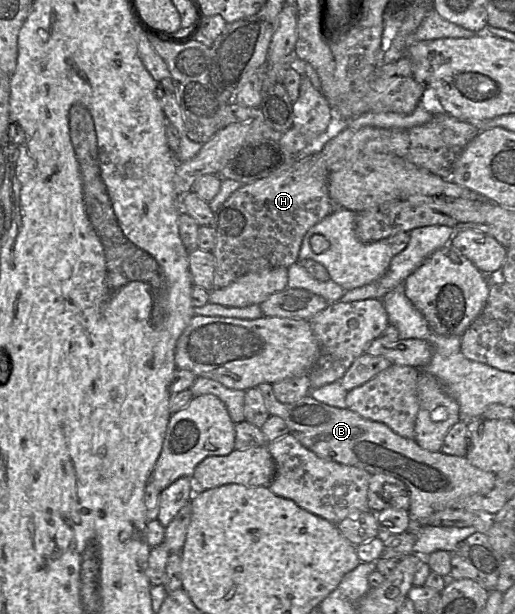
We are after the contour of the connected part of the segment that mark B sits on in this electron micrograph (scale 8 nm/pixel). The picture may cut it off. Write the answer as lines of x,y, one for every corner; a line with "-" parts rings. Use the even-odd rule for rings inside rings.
272,384
257,386
270,415
281,417
293,434
317,456
351,465
373,474
384,474
402,481
409,492
408,513
412,525
424,521
437,511
454,505
474,494
484,494
495,488
495,474
473,466
465,456
421,448
414,439
395,433
386,424
369,420
348,408
330,406
306,395
293,403
282,403
274,395

